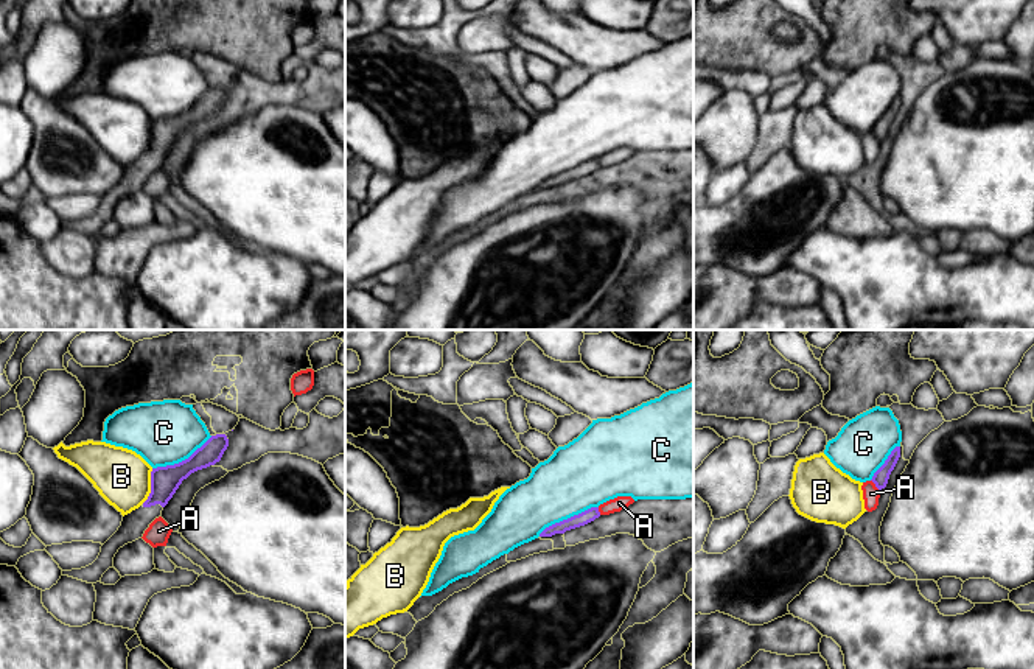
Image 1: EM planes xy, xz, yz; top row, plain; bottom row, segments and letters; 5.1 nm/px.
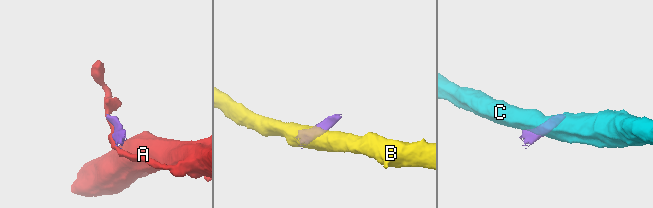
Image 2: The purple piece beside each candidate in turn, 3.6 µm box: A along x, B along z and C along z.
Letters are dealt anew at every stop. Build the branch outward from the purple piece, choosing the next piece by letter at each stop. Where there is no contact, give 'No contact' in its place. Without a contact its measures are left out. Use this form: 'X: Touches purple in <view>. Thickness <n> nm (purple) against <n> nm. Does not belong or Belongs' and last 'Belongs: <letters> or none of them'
A: Touches purple in yz. Thickness 80 nm (purple) against 90 nm. Does not belong
B: Touches purple in xy. Thickness 150 nm (purple) against 280 nm. Does not belong
C: Touches purple in xz. Thickness 70 nm (purple) against 360 nm. Does not belong
Belongs: none of them

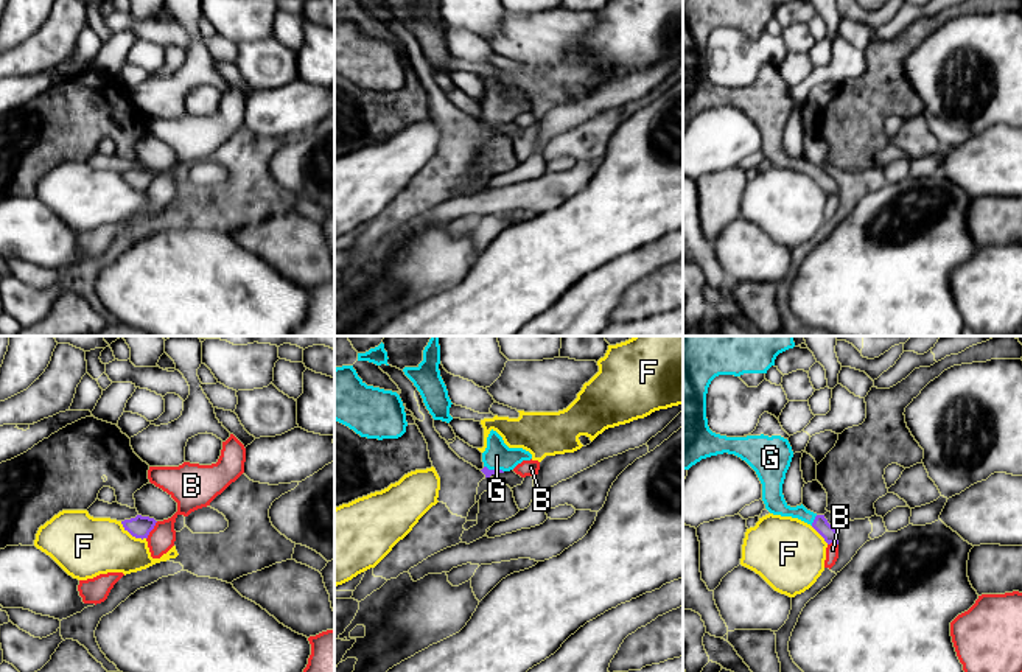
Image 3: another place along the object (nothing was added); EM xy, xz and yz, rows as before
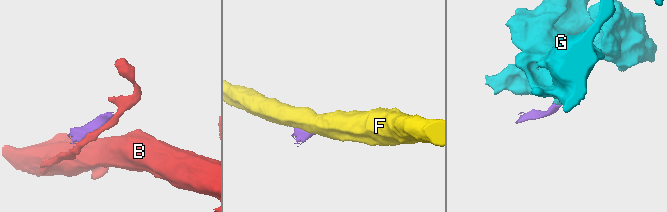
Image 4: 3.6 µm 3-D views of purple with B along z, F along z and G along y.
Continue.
B: Touches purple in xy. Thickness 110 nm (purple) against 140 nm. Does not belong
F: Touches purple in xy. Thickness 110 nm (purple) against 320 nm. Does not belong
G: Touches purple in yz. Thickness 80 nm (purple) against 110 nm. Belongs
Belongs: G

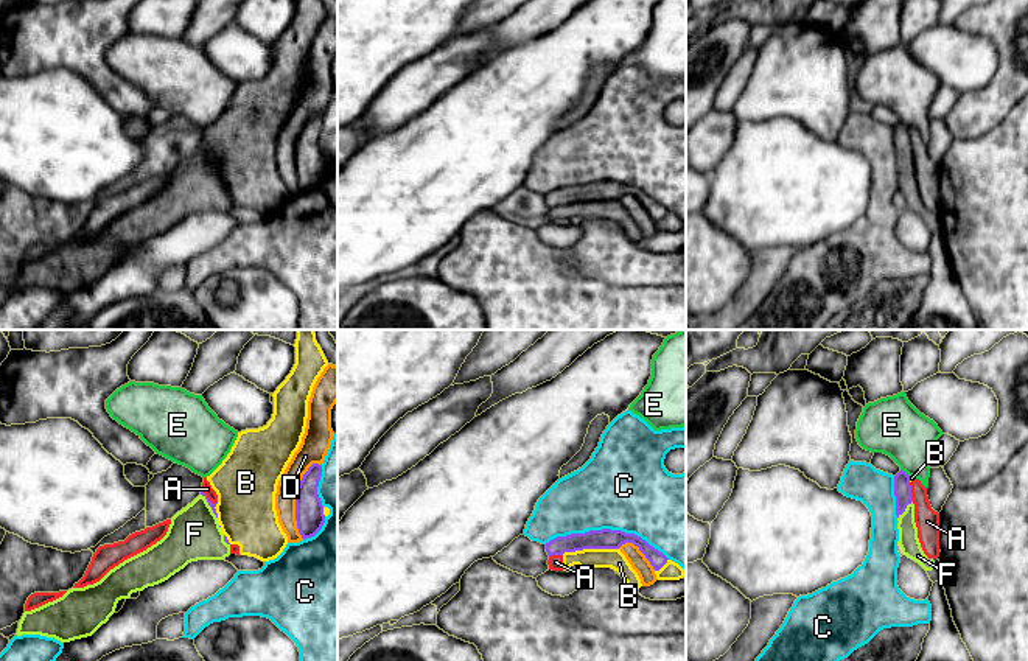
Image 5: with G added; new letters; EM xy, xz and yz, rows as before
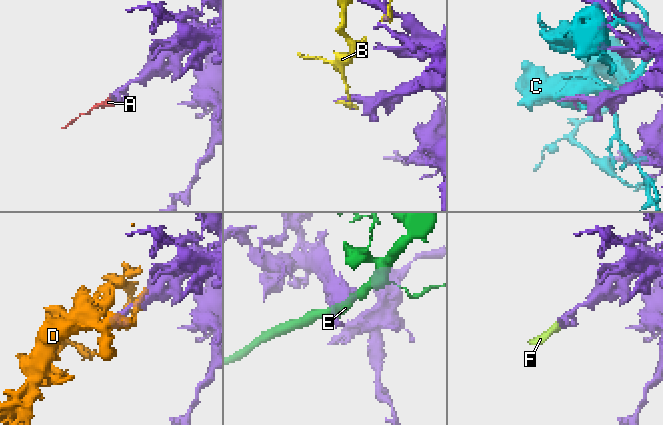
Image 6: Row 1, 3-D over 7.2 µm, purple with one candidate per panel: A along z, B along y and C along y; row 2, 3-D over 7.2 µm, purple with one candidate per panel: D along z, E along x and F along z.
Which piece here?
A: Touches purple in yz. Thickness 100 nm (purple) against 130 nm. Does not belong
B: Touches purple in xz. Thickness 110 nm (purple) against 100 nm. Does not belong
C: Touches purple in xz. Thickness 110 nm (purple) against 460 nm. Does not belong
D: Touches purple in xy. Thickness 150 nm (purple) against 120 nm. Does not belong
E: Touches purple in yz. Thickness 100 nm (purple) against 300 nm. Does not belong
F: Touches purple in yz. Thickness 100 nm (purple) against 110 nm. Belongs
Belongs: F

